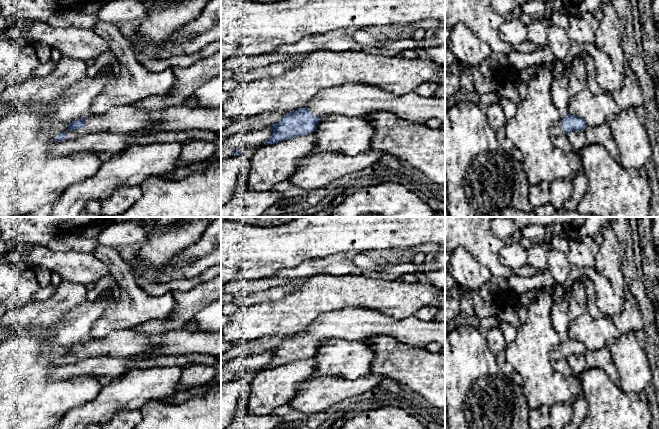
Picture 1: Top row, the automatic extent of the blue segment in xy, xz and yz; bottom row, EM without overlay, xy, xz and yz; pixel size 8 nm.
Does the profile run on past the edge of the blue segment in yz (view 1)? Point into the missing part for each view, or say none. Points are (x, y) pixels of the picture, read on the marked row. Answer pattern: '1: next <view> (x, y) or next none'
1: next yz (557, 129)

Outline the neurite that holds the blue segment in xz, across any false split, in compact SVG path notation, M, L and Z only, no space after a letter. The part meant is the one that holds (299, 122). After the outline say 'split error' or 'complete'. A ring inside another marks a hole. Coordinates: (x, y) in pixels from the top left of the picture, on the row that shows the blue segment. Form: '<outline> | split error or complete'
M351 83L321 91L304 108L299 108L271 125L271 138L263 145L313 133L323 117L361 116L374 112L388 112L401 119L426 123L432 118L445 121L445 98L420 96L417 91L403 95L373 86Z | split error

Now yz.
M568 114L564 118L561 118L559 121L553 123L551 132L552 136L556 138L571 131L584 130L586 127L586 122L582 118L576 115Z | split error

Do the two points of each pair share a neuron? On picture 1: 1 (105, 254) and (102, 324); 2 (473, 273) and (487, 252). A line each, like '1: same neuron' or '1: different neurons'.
1: same neuron
2: different neurons

